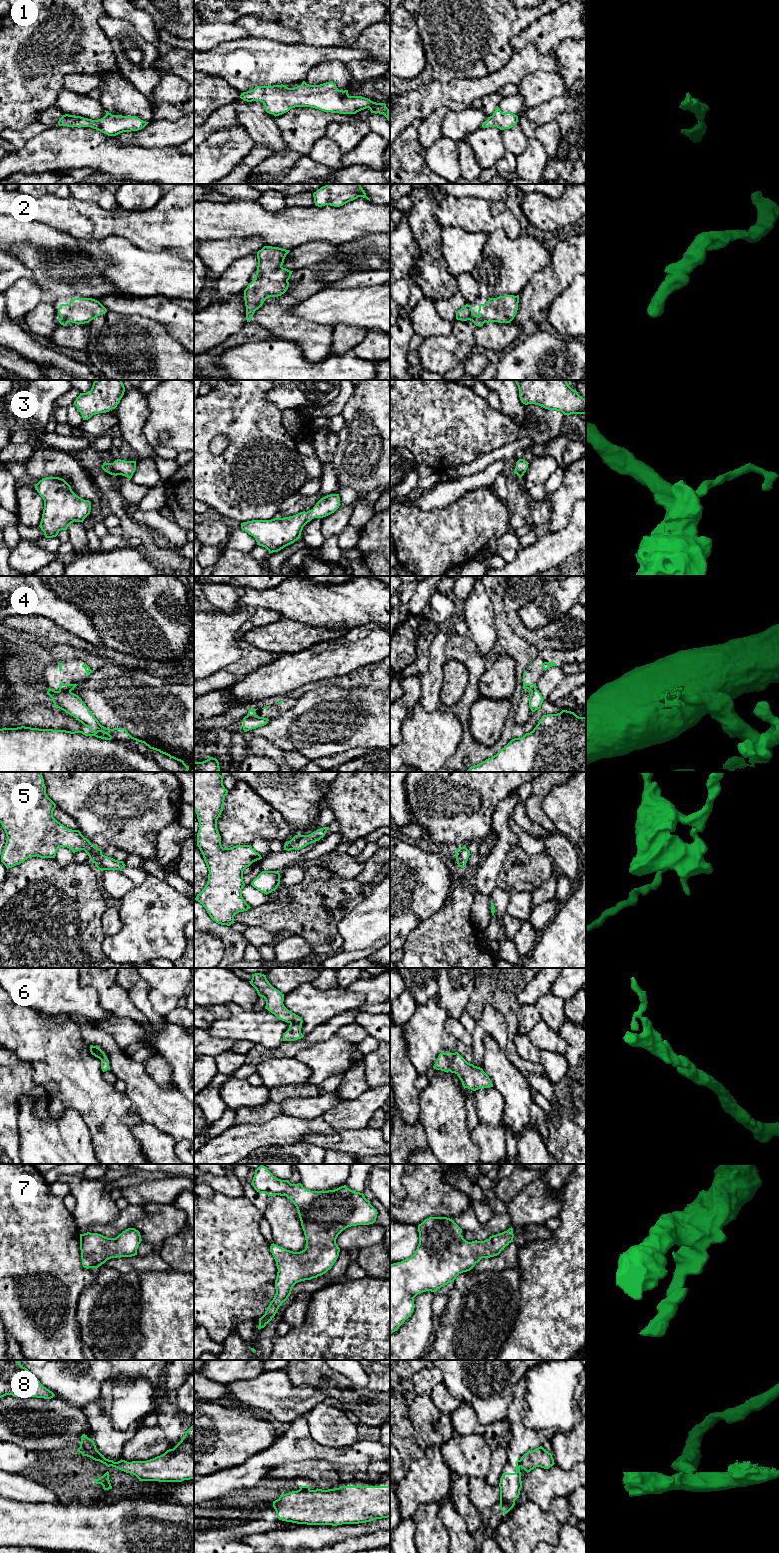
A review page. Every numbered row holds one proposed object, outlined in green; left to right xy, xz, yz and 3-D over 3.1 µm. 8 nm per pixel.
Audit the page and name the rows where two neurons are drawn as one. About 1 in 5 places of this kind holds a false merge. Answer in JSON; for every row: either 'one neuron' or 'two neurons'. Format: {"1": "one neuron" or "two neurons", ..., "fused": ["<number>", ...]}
{"1": "one neuron", "2": "one neuron", "3": "one neuron", "4": "two neurons", "5": "one neuron", "6": "one neuron", "7": "one neuron", "8": "two neurons", "fused": ["4", "8"]}

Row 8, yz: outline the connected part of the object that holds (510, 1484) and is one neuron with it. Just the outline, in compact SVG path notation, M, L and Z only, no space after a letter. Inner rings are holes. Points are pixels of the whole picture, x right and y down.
M520 1460L516 1461L515 1473L503 1473L500 1478L500 1509L507 1514L515 1505L522 1488Z

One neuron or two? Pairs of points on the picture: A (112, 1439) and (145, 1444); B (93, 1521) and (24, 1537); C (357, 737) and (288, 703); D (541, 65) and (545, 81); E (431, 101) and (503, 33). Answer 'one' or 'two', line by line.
A: two
B: one
C: two
D: two
E: two

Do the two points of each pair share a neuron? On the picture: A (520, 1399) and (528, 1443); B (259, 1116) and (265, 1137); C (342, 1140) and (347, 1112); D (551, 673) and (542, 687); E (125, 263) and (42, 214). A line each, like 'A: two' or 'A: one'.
A: one
B: two
C: two
D: one
E: two

